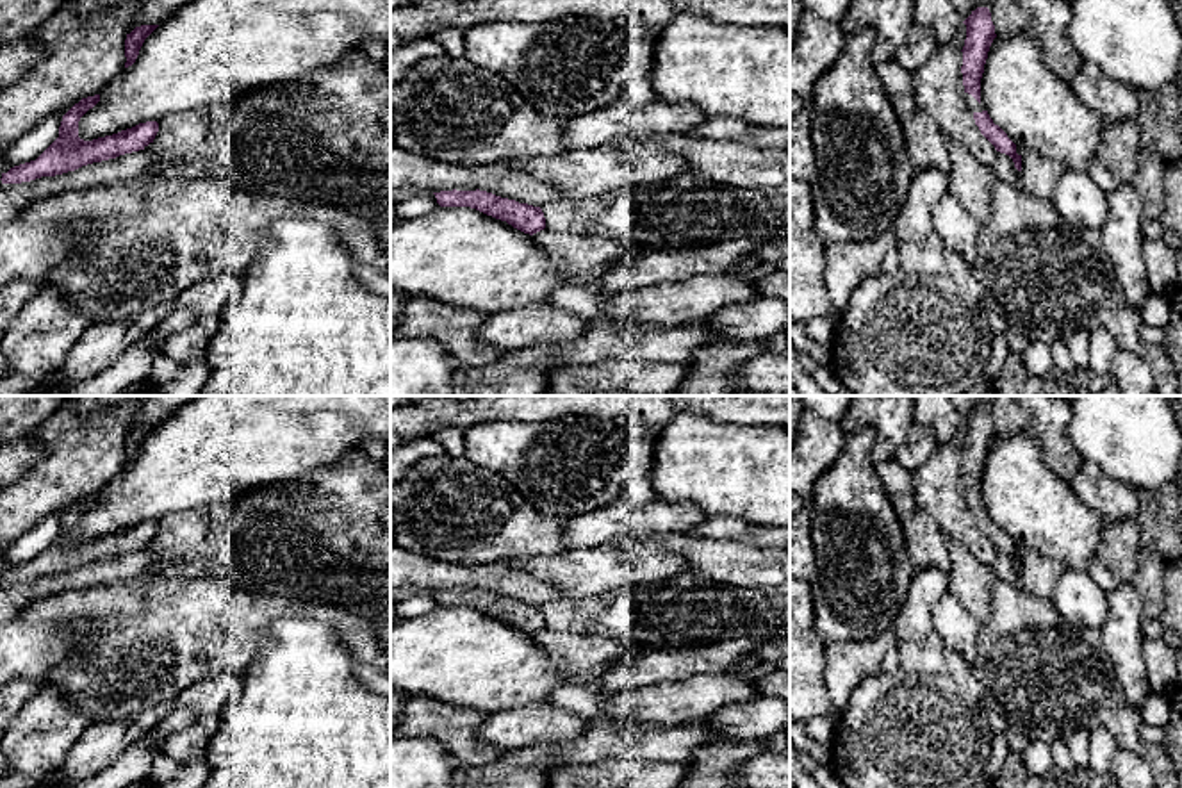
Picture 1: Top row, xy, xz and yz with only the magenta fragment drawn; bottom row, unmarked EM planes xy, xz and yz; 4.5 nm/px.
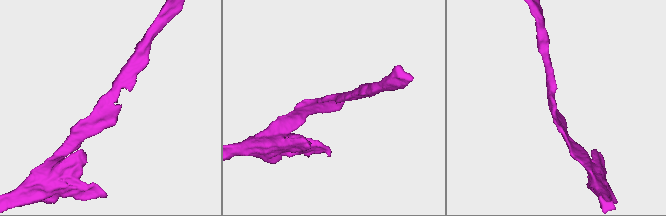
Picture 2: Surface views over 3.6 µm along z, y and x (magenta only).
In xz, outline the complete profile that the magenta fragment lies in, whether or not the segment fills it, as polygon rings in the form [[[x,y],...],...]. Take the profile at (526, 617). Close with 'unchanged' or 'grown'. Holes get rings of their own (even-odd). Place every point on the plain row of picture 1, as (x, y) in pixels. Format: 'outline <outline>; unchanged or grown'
outline [[[440,590],[433,592],[440,606],[471,606],[496,619],[506,620],[524,633],[537,633],[546,628],[540,606],[501,597],[487,590]]]; unchanged

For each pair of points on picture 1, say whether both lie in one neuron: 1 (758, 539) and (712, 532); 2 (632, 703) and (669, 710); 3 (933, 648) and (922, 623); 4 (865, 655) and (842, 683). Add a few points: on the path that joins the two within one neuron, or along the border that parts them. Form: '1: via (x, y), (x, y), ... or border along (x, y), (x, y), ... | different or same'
1: via (747, 533), (722, 532) | same
2: via (640, 705), (660, 705) | same
3: border along (933, 630), (920, 640), (897, 640) | different
4: via (858, 662), (844, 676) | same

